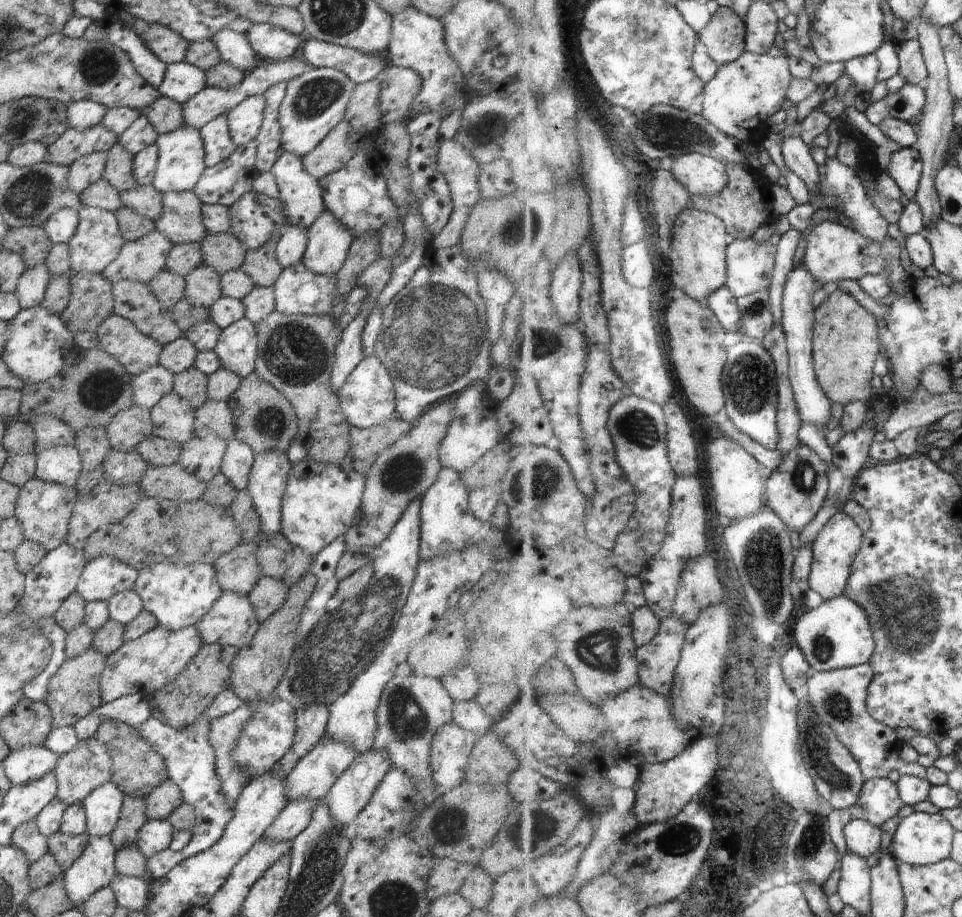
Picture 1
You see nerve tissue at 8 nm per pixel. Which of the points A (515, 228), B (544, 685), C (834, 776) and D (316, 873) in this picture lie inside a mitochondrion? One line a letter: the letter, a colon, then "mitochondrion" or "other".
A: mitochondrion
B: other
C: mitochondrion
D: mitochondrion

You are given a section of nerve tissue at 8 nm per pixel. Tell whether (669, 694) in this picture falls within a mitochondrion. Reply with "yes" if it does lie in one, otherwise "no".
no

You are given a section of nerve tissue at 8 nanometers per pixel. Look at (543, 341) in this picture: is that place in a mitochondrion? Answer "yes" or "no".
yes

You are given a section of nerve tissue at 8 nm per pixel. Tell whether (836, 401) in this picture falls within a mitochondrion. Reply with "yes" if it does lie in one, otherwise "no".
no

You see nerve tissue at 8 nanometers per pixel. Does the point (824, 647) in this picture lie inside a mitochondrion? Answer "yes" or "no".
yes

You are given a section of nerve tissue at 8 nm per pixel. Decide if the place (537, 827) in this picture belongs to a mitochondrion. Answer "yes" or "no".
yes

